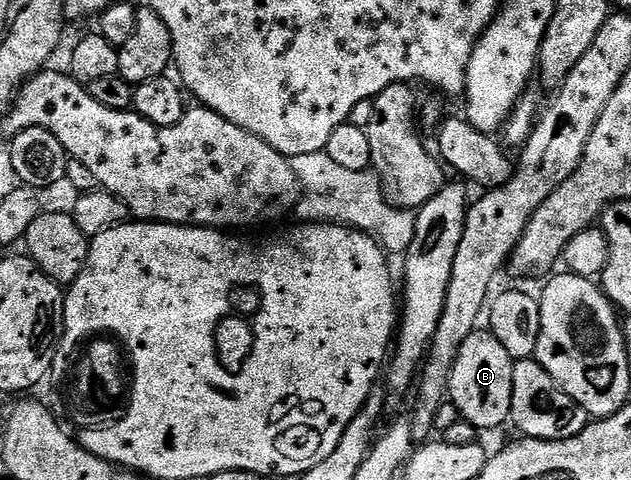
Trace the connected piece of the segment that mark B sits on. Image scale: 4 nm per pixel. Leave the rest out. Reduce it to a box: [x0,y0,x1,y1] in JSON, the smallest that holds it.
[449,332,515,431]

